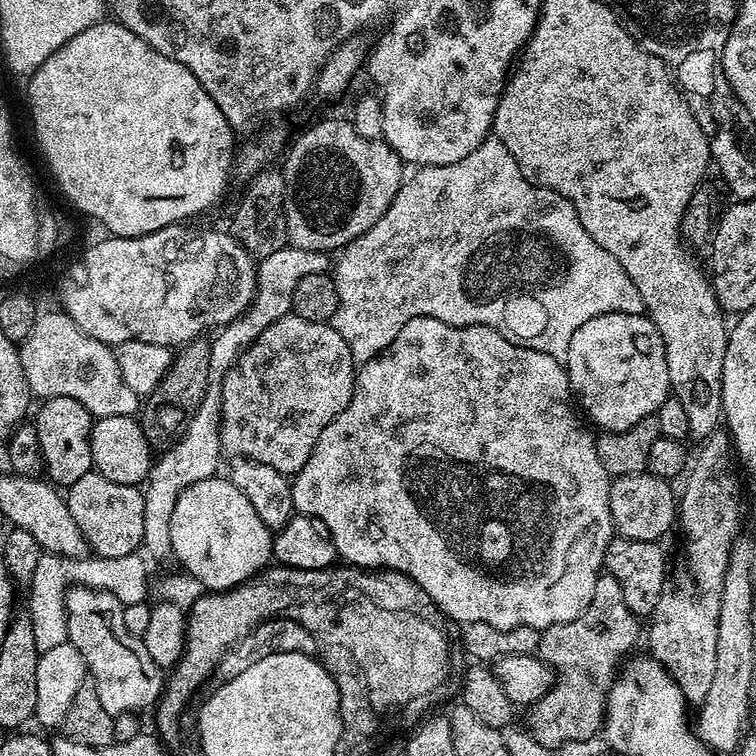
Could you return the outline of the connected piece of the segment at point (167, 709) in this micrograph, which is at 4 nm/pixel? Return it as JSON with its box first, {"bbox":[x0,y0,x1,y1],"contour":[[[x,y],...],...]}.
{"bbox":[155,575,277,746],"contour":[[[257,575],[249,582],[239,584],[237,588],[223,590],[208,590],[193,602],[192,608],[187,609],[188,629],[186,642],[182,650],[182,658],[167,673],[164,690],[160,693],[158,703],[155,705],[156,728],[159,739],[165,745],[171,746],[180,740],[180,715],[184,707],[192,700],[192,695],[203,684],[209,683],[218,662],[228,653],[232,645],[246,638],[258,625],[268,621],[267,614],[275,611],[277,605],[277,577]]]}

